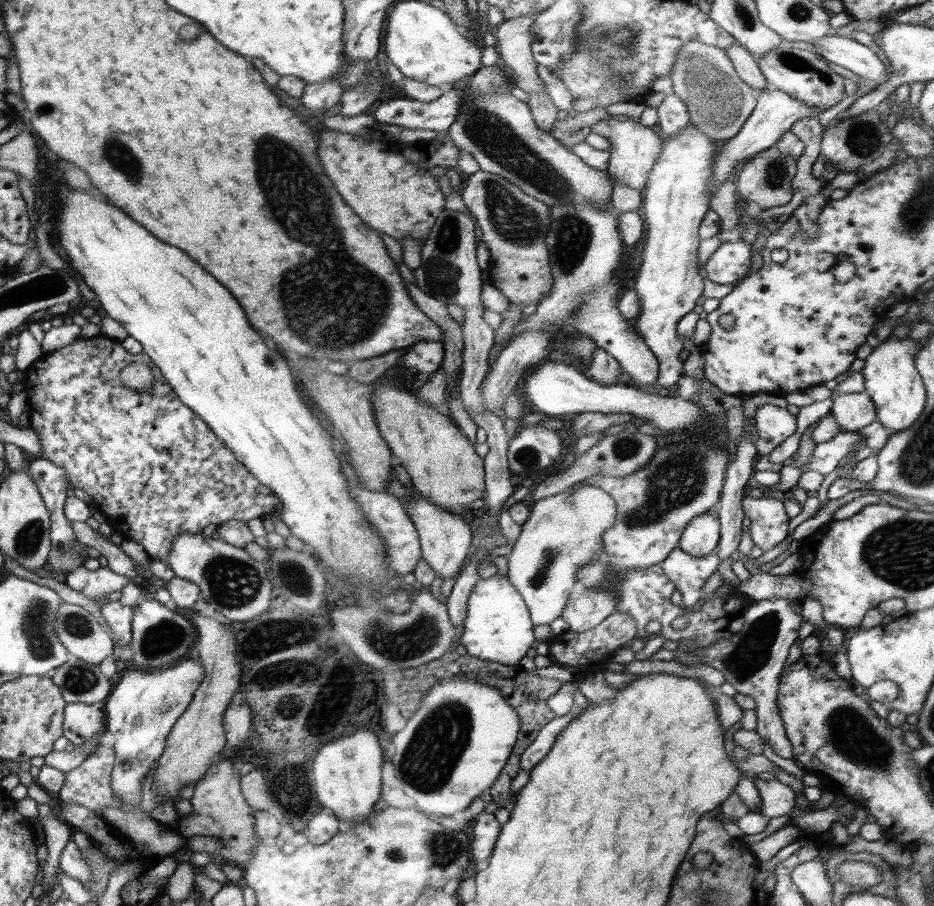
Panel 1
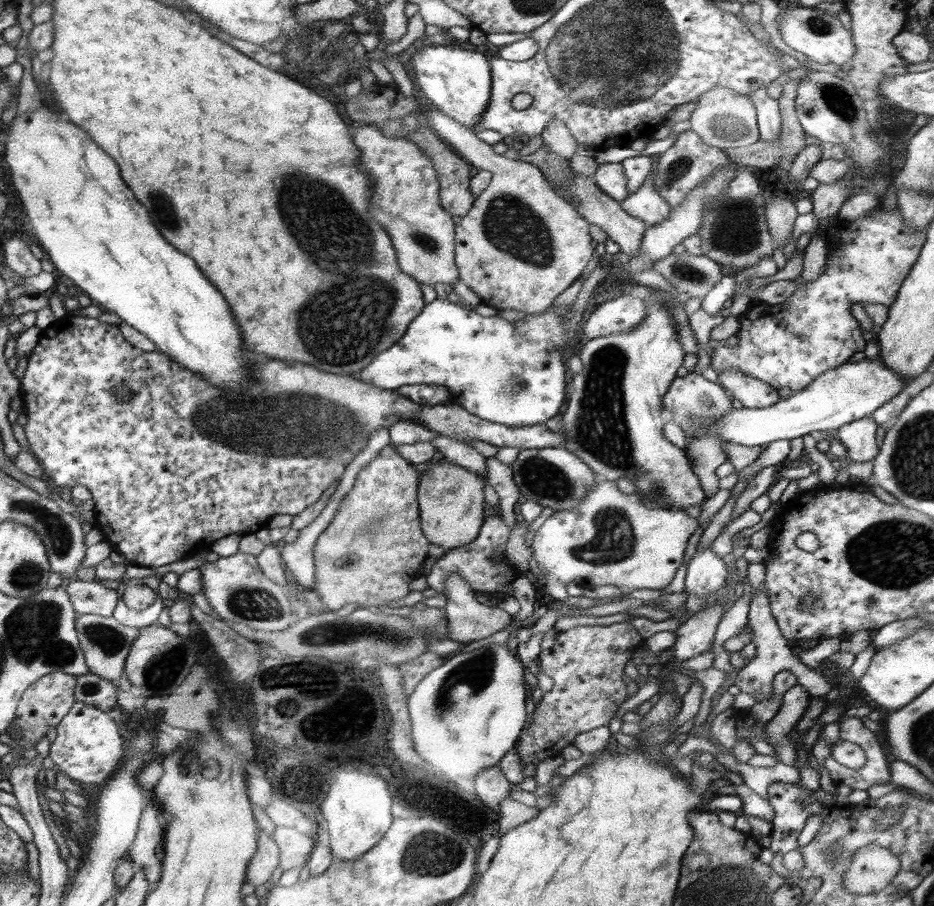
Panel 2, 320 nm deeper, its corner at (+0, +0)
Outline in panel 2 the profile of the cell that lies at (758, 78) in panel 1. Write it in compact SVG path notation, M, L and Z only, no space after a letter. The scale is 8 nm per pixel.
M759 86L748 97L757 110L759 140L774 142L779 138L782 128L779 102L768 96L766 86Z

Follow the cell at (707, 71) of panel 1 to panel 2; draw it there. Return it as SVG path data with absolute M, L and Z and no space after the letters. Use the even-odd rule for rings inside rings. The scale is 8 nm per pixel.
M715 86L712 90L701 94L697 98L697 107L693 110L690 117L690 128L706 143L708 146L714 146L720 149L733 149L744 147L759 141L759 128L757 127L757 110L746 94L736 94L733 90L725 86ZM710 110L720 112L720 118L728 121L725 128L710 128Z

